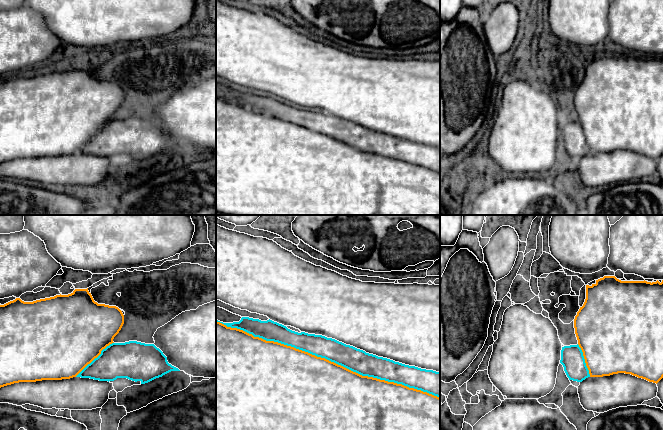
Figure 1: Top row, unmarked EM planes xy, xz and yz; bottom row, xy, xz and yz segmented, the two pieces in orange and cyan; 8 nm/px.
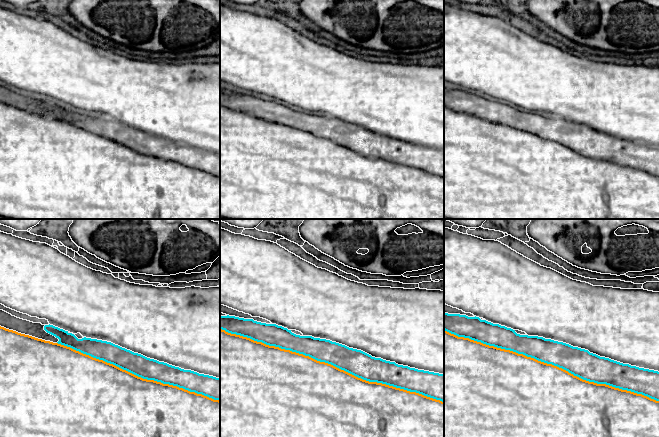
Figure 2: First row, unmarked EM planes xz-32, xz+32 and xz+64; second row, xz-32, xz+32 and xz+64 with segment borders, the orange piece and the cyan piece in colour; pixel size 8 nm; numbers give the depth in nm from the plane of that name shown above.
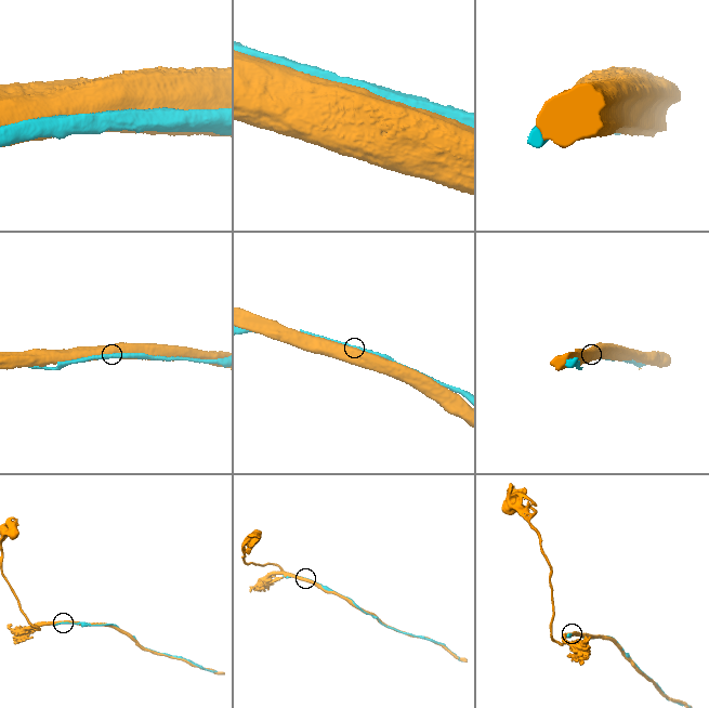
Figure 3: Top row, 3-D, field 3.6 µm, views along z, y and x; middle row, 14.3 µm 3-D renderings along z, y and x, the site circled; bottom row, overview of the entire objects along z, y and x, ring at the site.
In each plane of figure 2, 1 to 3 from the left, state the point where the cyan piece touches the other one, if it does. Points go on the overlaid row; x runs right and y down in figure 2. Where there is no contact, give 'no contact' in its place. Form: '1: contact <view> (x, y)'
1: contact xz-32 (137, 376)
2: contact xz+32 (332, 365)
3: contact xz+64 (551, 364)

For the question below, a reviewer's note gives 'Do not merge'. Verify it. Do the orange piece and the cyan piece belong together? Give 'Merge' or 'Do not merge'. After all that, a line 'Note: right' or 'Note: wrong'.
Merge
Note: wrong

